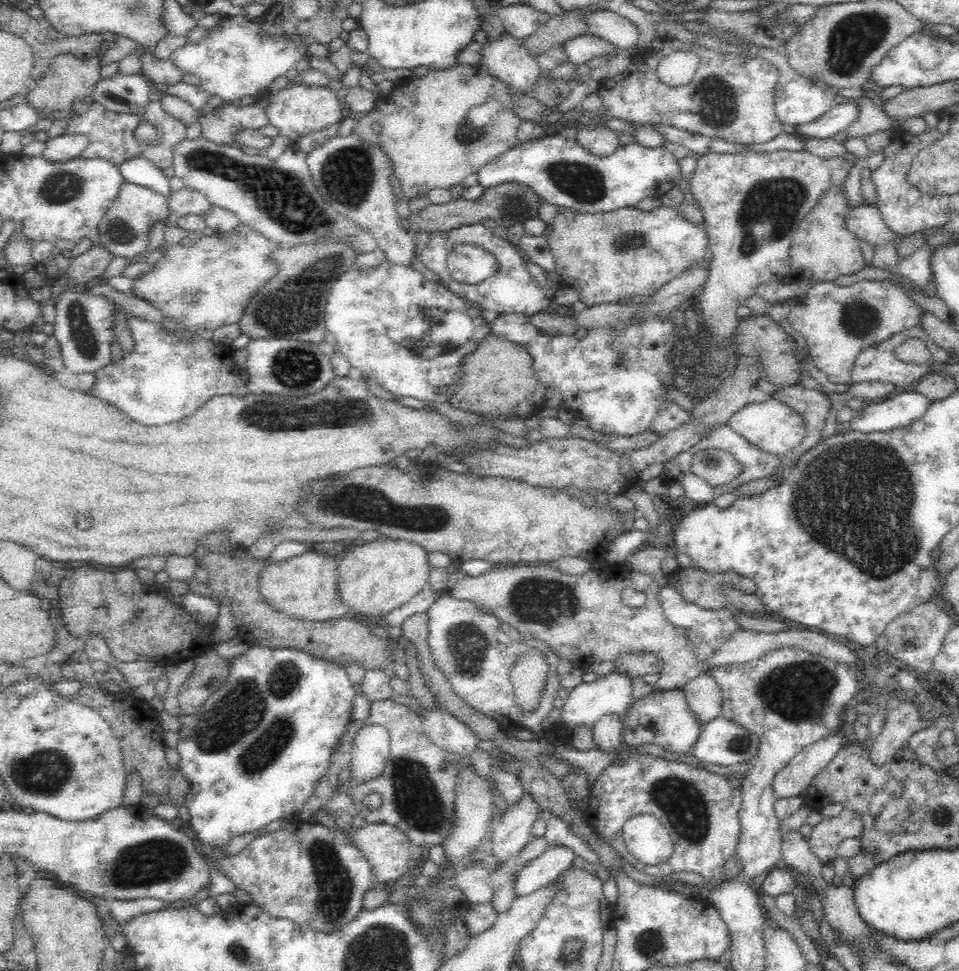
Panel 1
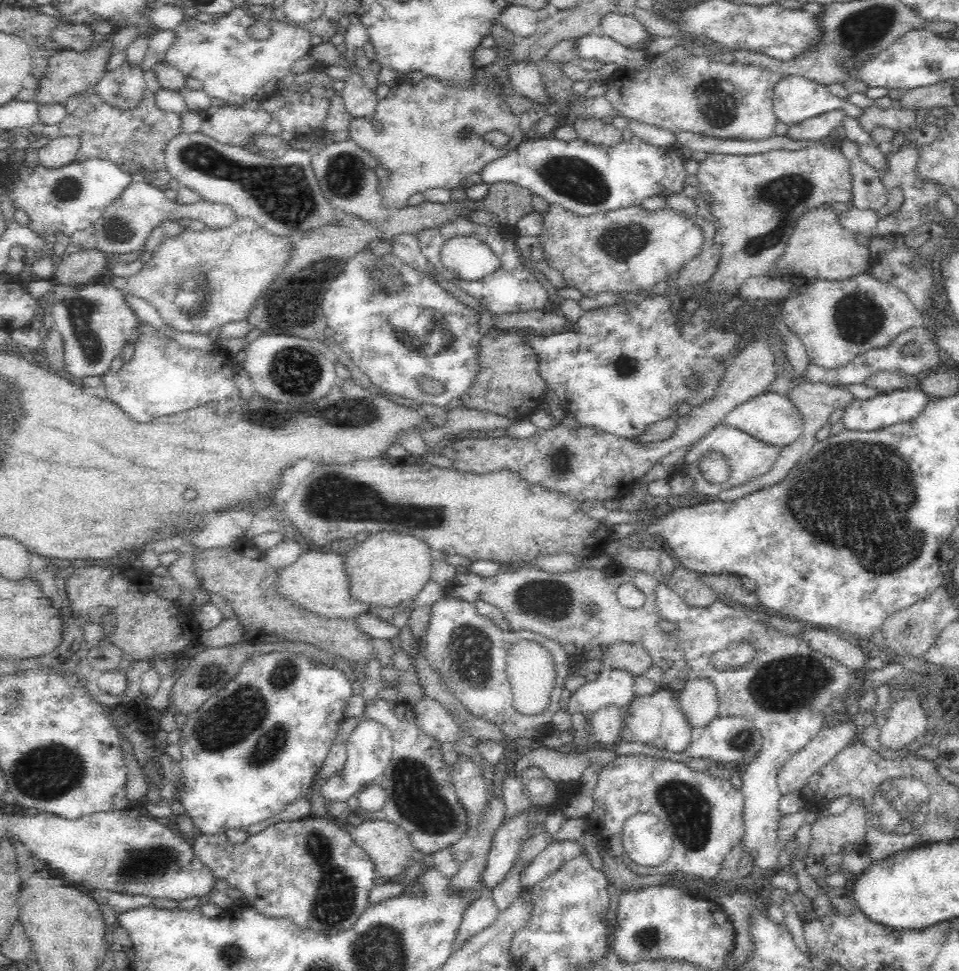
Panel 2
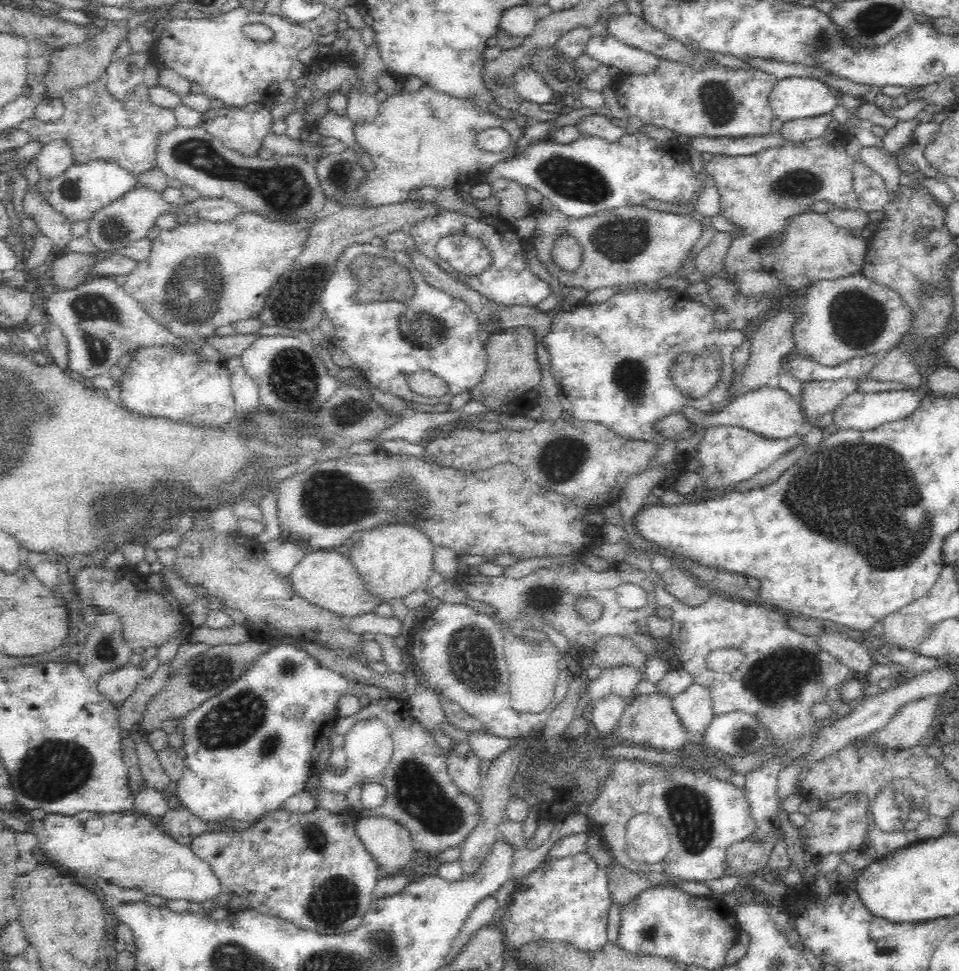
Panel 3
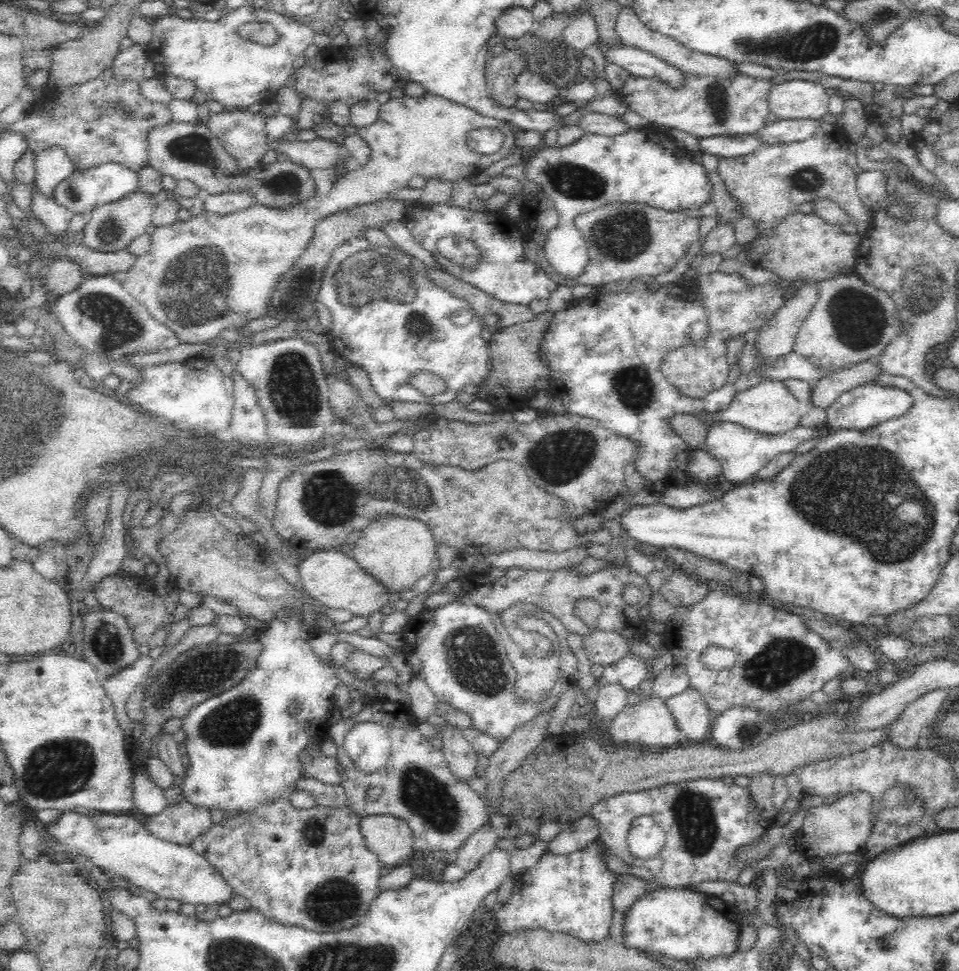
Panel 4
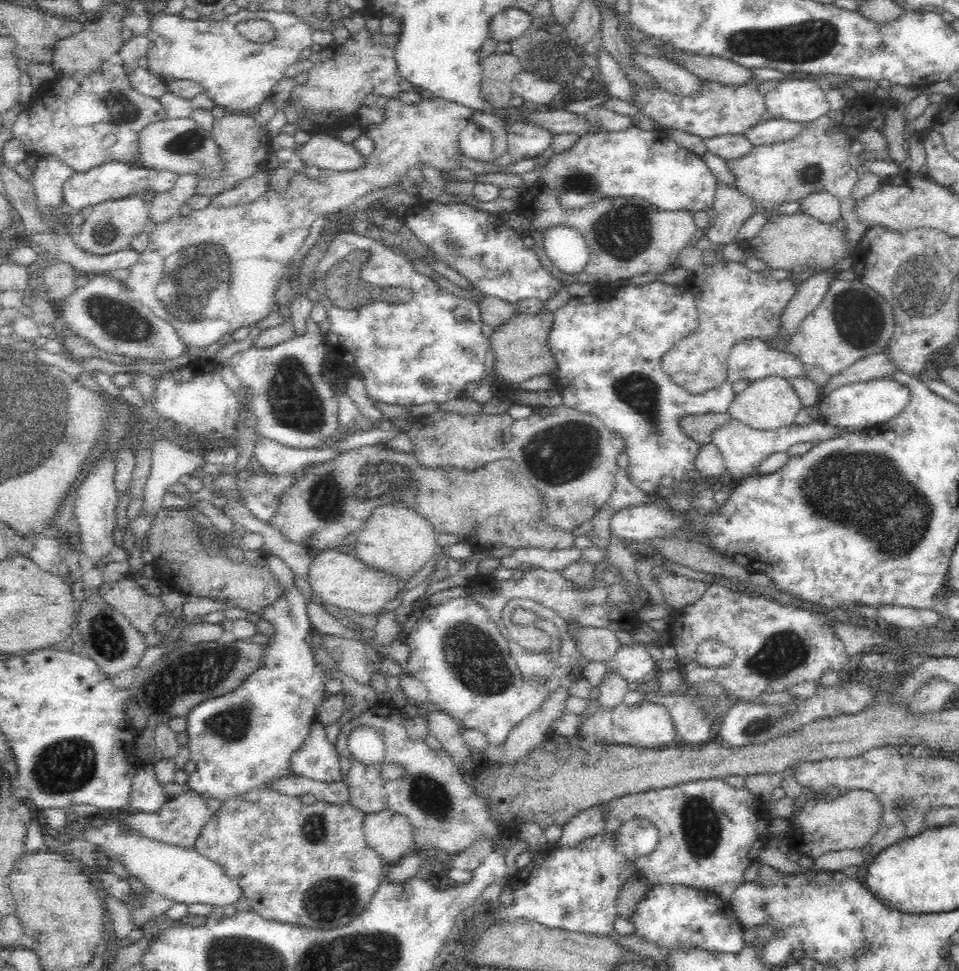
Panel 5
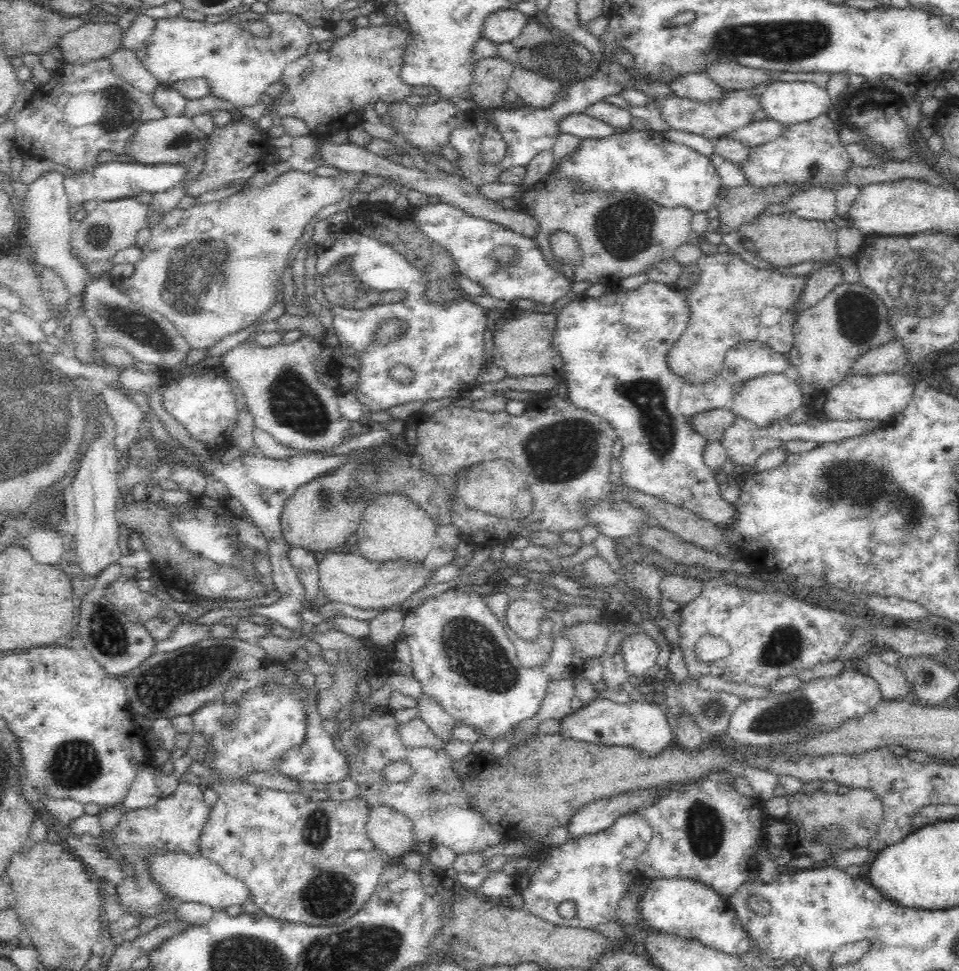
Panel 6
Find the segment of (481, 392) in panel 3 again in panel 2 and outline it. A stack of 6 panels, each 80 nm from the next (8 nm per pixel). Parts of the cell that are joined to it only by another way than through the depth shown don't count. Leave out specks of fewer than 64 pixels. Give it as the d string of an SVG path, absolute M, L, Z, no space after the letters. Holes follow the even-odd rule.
M492 329L481 338L480 372L474 384L459 397L468 409L502 415L509 419L532 414L540 402L546 382L540 376L539 357L534 353L531 338L522 329Z

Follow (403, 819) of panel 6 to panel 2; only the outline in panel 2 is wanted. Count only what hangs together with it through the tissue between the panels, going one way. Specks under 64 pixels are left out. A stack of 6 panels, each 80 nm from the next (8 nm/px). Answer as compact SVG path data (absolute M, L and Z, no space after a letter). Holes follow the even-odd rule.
M363 820L358 826L346 823L353 840L370 855L379 881L402 877L417 857L409 835L386 820Z

